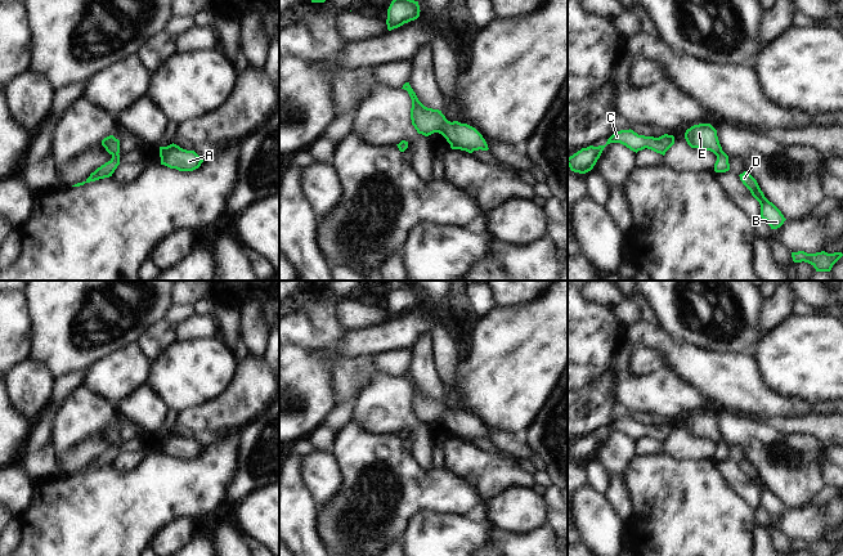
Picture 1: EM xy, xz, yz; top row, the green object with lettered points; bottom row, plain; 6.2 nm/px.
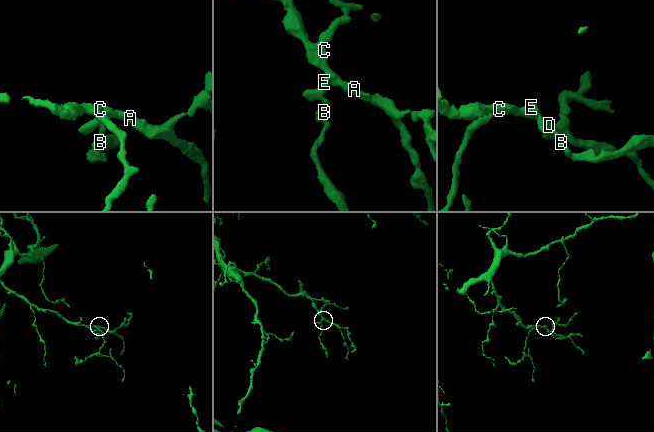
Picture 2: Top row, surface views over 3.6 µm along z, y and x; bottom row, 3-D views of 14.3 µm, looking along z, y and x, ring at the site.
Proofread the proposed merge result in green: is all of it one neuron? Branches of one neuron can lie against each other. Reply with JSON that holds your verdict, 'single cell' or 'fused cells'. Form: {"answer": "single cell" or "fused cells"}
{"answer": "single cell"}

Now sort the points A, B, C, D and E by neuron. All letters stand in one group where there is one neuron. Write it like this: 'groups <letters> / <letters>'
groups A B C D E

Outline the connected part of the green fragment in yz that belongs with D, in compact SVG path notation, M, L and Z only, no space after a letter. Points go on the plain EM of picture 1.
M746 459L739 463L743 472L761 493L761 506L768 511L771 517L780 516L786 508L781 499L770 490L761 479L757 468Z

